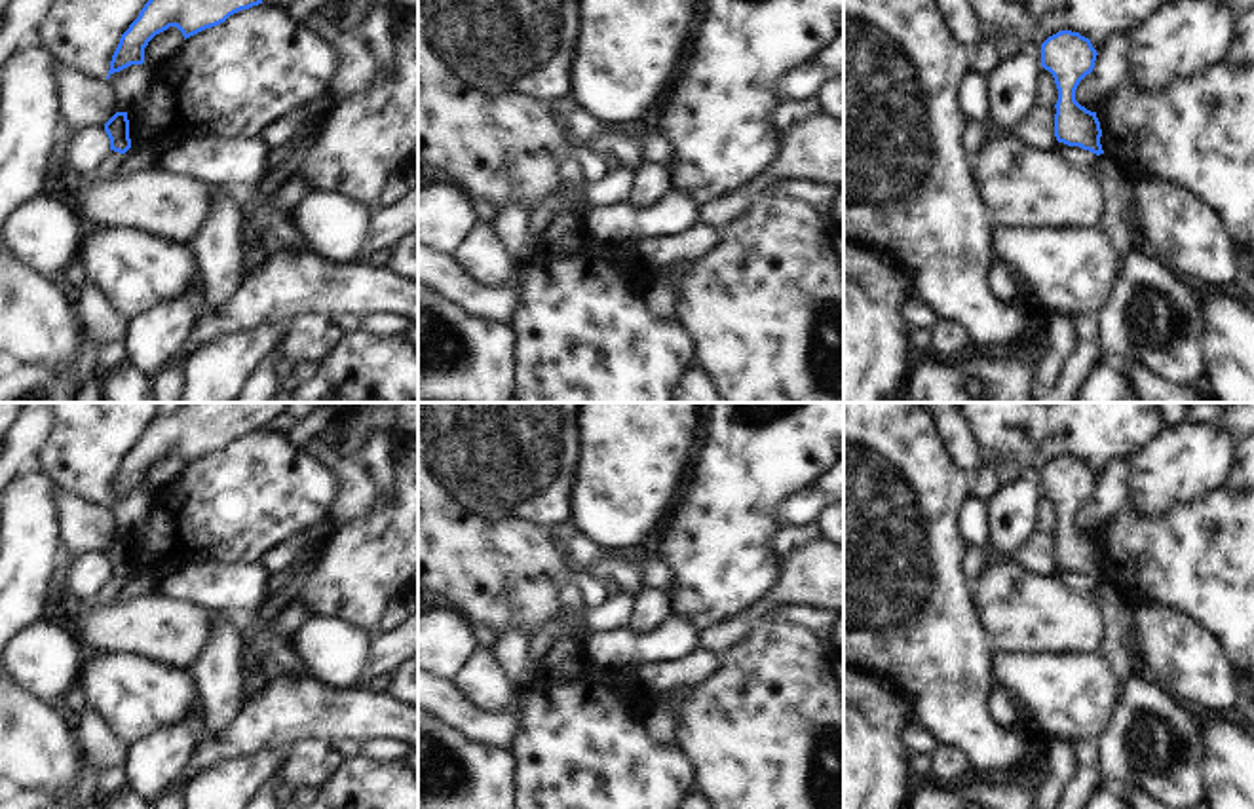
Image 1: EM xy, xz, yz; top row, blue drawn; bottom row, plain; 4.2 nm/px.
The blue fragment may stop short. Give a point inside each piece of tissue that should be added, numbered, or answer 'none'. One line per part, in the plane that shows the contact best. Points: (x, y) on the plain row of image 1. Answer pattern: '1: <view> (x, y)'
none.

